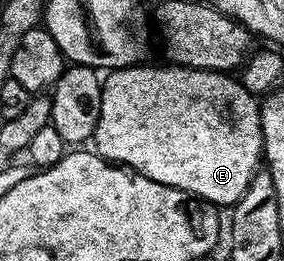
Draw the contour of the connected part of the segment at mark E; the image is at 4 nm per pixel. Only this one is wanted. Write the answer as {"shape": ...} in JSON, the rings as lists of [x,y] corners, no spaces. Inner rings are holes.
{"shape":[[[148,66],[117,67],[103,76],[102,109],[94,136],[96,154],[109,163],[129,168],[150,181],[176,187],[217,208],[231,208],[246,193],[251,179],[262,167],[264,142],[257,96],[248,92],[239,78],[222,71]]]}

